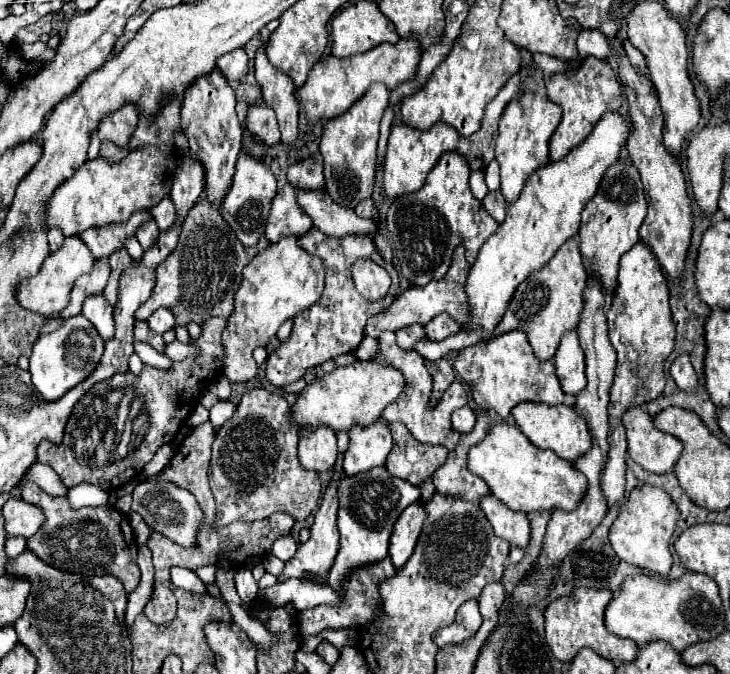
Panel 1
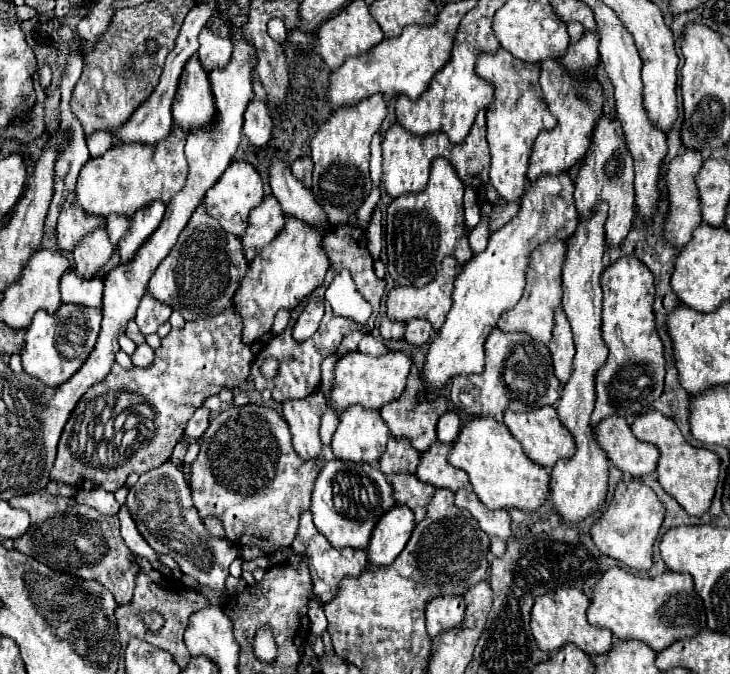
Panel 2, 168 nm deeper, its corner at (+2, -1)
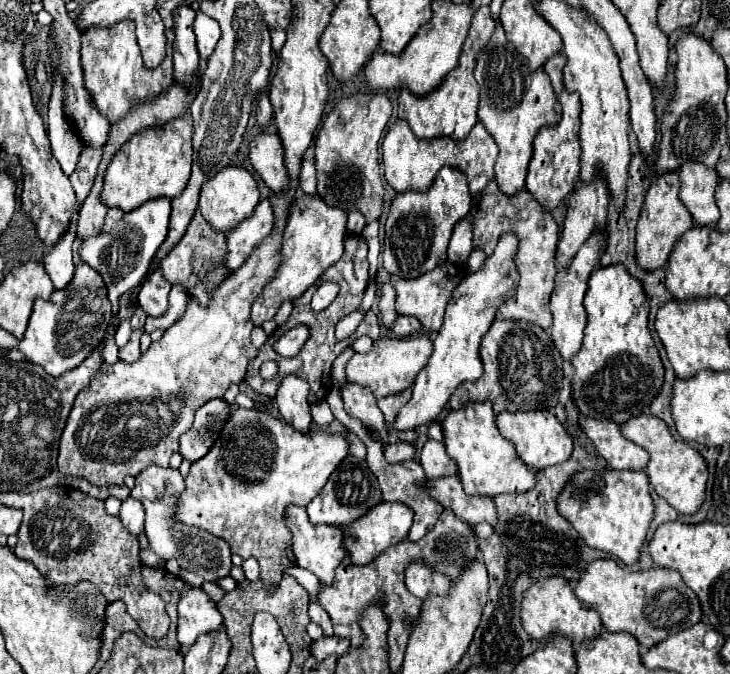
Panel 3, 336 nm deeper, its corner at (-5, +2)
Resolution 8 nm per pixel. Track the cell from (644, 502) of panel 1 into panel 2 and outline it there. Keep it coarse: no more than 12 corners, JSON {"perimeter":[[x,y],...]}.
{"perimeter":[[620,480],[592,524],[596,548],[652,566],[664,506],[642,480]]}

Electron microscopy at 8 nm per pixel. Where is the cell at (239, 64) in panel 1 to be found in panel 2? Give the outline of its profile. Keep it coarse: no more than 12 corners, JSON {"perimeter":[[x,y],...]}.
{"perimeter":[[202,28],[198,58],[204,70],[228,64],[230,40]]}

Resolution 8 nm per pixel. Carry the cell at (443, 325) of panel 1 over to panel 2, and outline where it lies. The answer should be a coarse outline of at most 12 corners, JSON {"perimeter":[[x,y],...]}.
{"perimeter":[[408,320],[404,342],[426,344],[434,330],[430,322]]}

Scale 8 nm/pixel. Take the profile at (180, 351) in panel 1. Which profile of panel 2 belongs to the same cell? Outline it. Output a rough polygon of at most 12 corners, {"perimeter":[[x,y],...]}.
{"perimeter":[[140,344],[130,358],[134,366],[148,368],[154,350]]}

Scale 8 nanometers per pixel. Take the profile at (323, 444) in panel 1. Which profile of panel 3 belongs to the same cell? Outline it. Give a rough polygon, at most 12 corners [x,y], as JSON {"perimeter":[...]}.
{"perimeter":[[293,375],[275,395],[283,419],[301,433],[313,423],[309,385]]}

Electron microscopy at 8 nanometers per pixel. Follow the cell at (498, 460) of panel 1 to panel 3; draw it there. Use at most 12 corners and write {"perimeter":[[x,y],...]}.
{"perimeter":[[491,401],[451,411],[447,453],[469,495],[535,487]]}

